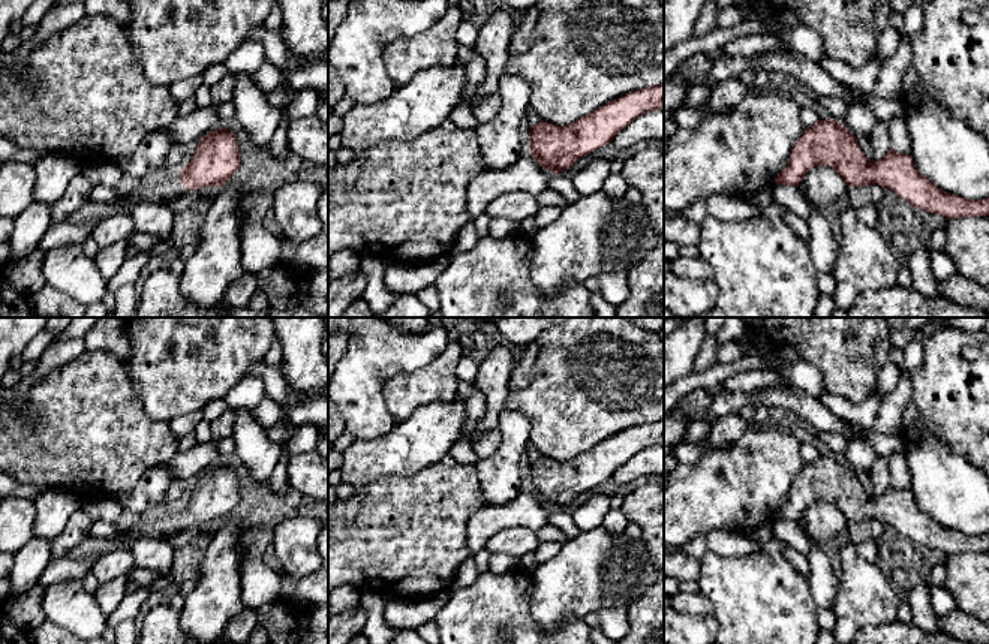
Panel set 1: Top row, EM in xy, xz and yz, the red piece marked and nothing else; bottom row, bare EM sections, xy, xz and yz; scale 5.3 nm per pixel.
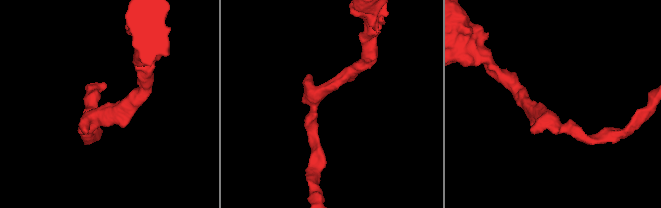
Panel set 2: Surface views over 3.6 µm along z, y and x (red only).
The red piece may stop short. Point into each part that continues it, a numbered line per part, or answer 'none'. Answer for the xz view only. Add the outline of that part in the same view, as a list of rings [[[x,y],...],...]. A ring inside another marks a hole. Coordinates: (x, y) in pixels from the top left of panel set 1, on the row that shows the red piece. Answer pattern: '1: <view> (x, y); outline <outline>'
none

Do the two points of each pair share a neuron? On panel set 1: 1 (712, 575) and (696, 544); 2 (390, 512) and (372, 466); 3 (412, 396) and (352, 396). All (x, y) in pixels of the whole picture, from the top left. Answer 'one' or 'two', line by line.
1: two
2: two
3: two

